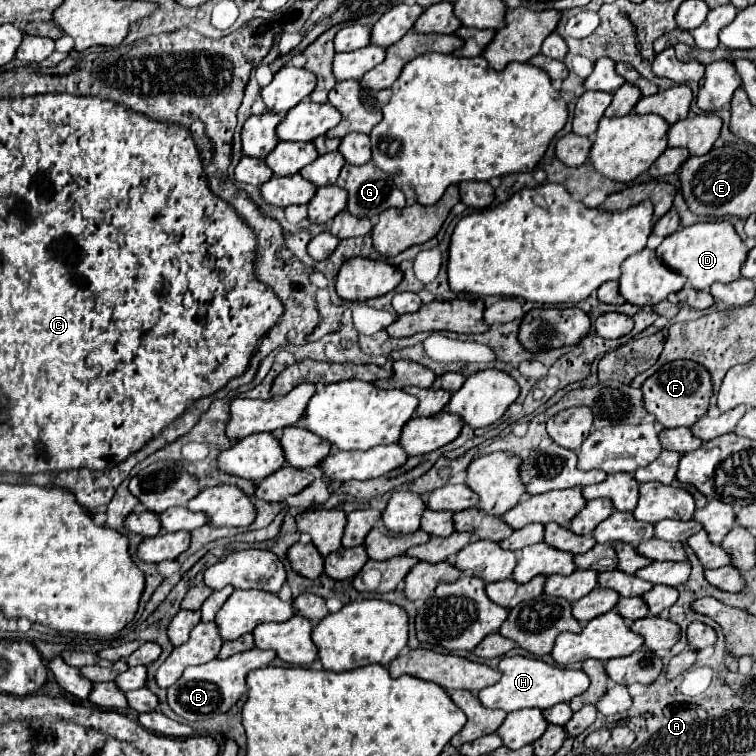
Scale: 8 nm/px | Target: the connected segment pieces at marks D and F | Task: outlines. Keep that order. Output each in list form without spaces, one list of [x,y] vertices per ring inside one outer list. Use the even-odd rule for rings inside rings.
[[[718,221],[718,223],[696,223],[690,227],[680,227],[676,233],[668,235],[660,243],[656,255],[666,267],[684,275],[694,289],[702,291],[716,281],[722,283],[736,281],[740,275],[740,267],[746,261],[748,247],[742,243],[730,221]]]
[[[672,361],[662,365],[652,377],[640,387],[644,393],[644,407],[656,417],[666,429],[670,427],[692,427],[700,417],[708,413],[712,399],[712,379],[704,365],[696,361]]]

